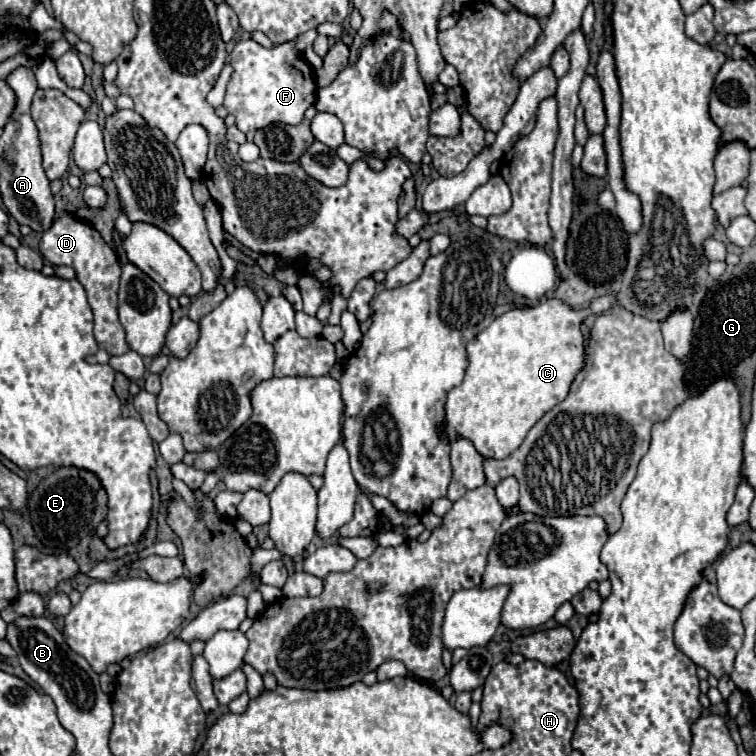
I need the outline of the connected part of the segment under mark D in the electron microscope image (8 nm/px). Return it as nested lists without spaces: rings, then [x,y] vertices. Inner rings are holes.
[[[62,211],[58,219],[54,219],[52,227],[42,235],[39,251],[54,267],[70,265],[76,271],[76,279],[82,283],[88,295],[88,303],[94,313],[94,337],[100,349],[106,349],[110,355],[122,355],[128,351],[126,331],[118,321],[118,281],[120,281],[120,263],[116,253],[104,243],[100,233],[88,223],[76,219],[70,211]]]

